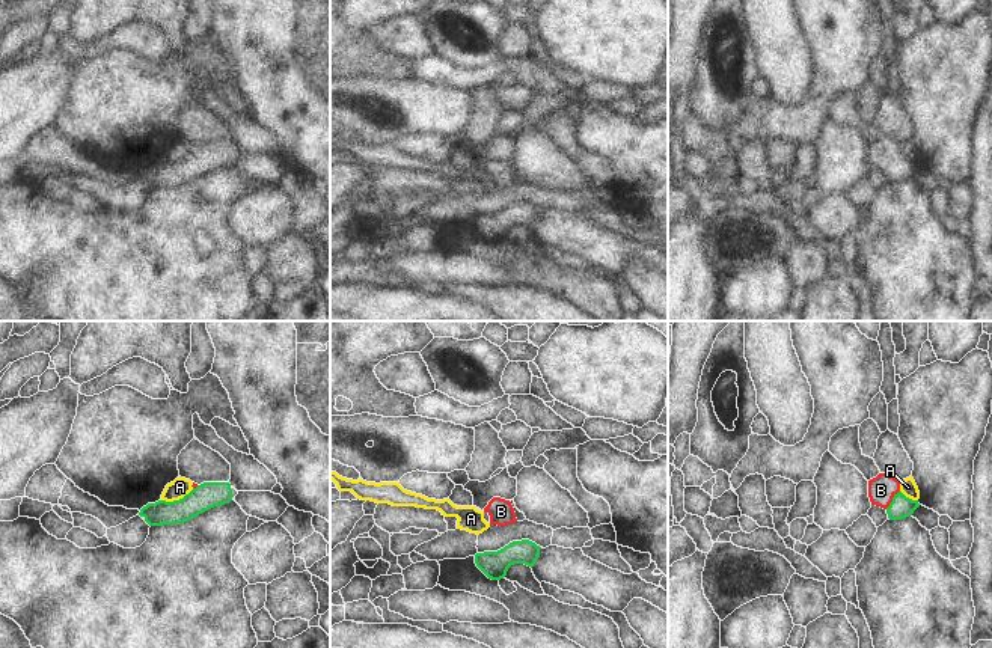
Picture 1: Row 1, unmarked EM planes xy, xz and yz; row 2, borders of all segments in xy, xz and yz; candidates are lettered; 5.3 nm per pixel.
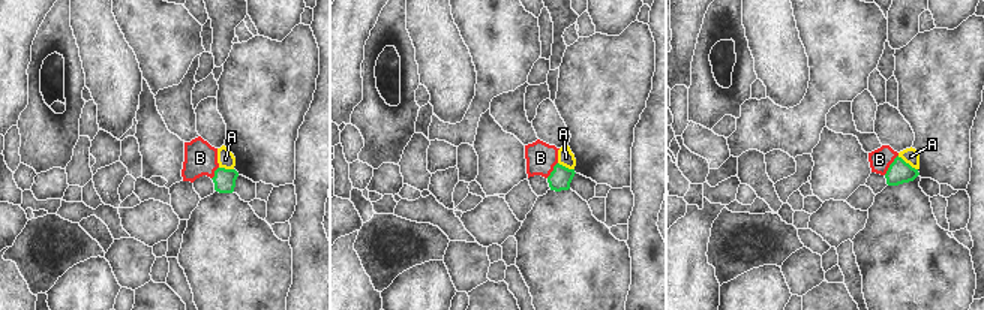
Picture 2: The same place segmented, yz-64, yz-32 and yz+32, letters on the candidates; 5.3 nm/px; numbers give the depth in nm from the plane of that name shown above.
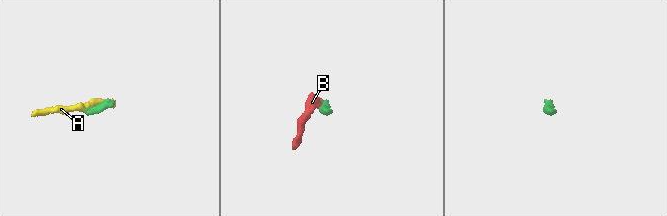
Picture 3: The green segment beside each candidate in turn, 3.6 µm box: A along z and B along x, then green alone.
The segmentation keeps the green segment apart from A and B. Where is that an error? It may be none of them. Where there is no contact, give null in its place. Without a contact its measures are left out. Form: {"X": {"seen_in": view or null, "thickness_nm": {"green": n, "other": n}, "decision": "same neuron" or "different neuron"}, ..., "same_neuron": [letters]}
{"A": {"seen_in": "xy", "thickness_nm": {"green": 140, "other": 100}, "decision": "different neuron"}, "B": {"seen_in": "yz", "thickness_nm": {"green": 120, "other": 140}, "decision": "same neuron"}, "same_neuron": ["B"]}

